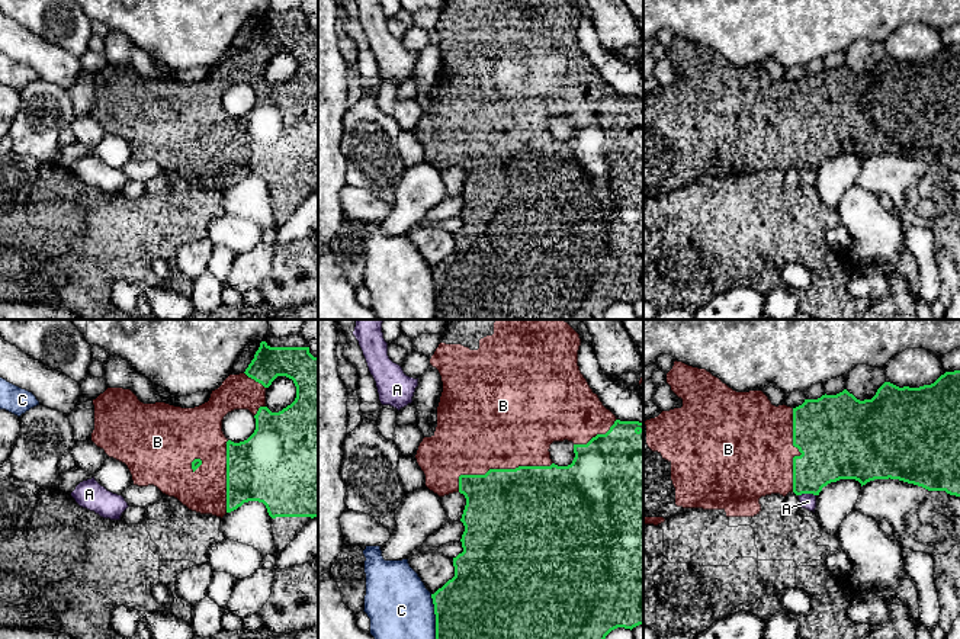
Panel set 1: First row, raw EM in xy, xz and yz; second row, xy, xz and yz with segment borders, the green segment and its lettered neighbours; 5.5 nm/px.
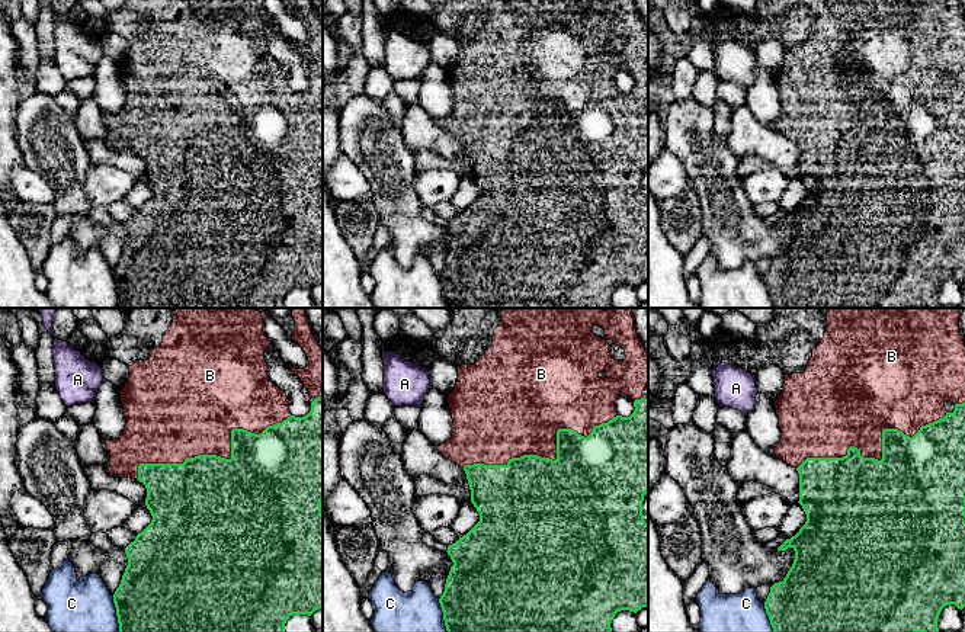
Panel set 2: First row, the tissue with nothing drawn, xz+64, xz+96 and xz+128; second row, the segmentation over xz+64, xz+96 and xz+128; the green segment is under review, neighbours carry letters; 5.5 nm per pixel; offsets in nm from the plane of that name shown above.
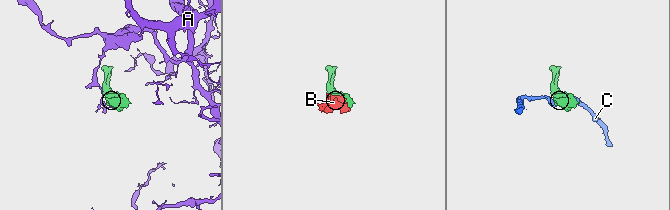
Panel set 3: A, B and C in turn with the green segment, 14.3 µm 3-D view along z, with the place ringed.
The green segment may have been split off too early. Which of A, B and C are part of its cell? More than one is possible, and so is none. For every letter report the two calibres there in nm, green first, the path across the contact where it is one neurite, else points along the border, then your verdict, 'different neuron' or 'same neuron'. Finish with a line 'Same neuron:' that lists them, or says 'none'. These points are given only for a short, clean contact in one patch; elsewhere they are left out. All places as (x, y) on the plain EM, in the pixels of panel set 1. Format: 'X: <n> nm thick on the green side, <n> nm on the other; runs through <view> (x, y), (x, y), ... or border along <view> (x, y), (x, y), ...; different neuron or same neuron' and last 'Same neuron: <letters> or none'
A: 300 nm thick on the green side, 90 nm on the other; border along yz (815, 169), (799, 170); different neuron
B: 500 nm thick on the green side, 500 nm on the other; same neuron
C: 500 nm thick on the green side, 360 nm on the other; different neuron
Same neuron: B

